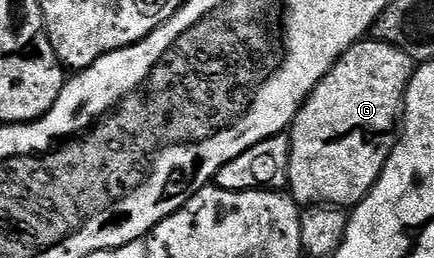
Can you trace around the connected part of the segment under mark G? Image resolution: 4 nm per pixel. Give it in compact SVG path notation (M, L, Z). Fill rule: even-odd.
M373 38L359 40L332 65L288 129L290 161L286 167L286 180L290 184L289 195L299 205L337 206L346 210L357 206L368 195L394 149L396 136L390 131L399 127L406 87L415 67L416 61L404 54L404 50Z

